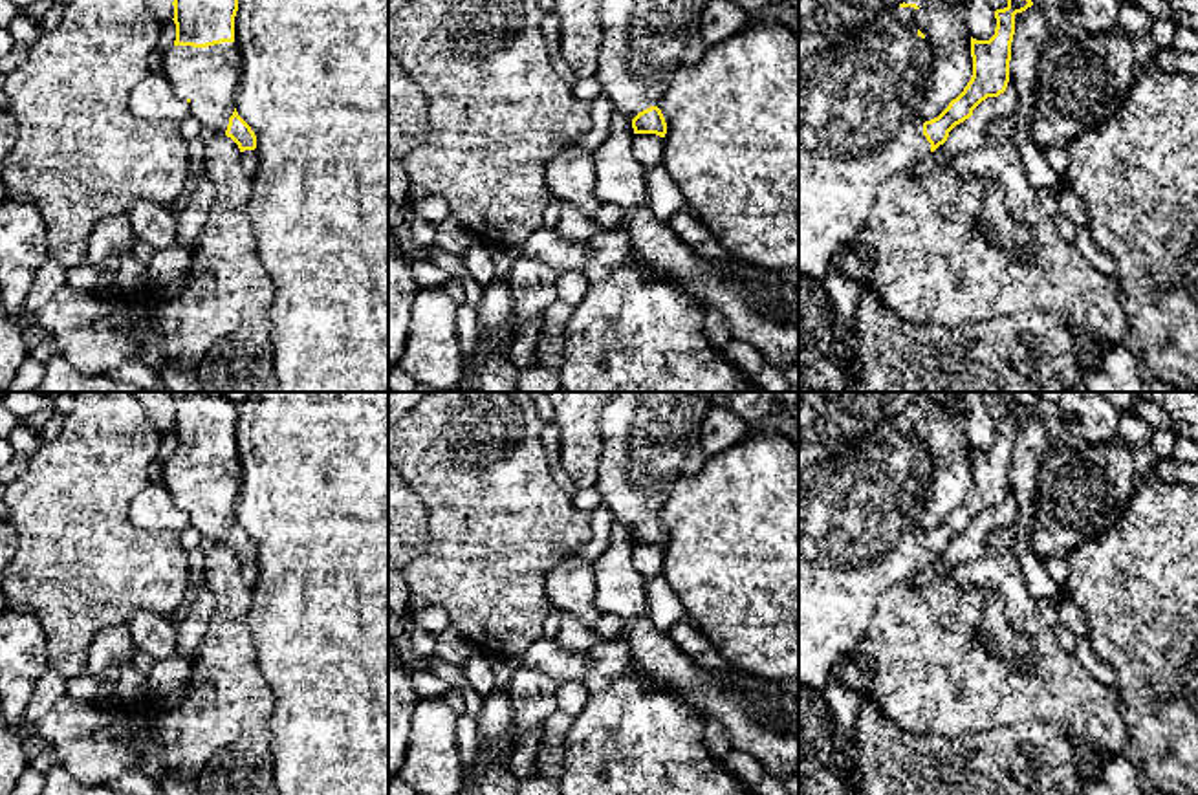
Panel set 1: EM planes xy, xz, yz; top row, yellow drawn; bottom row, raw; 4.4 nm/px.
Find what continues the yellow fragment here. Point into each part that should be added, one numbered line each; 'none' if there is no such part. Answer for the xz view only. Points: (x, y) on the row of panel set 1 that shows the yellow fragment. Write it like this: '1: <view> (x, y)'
1: xz (645, 43)

